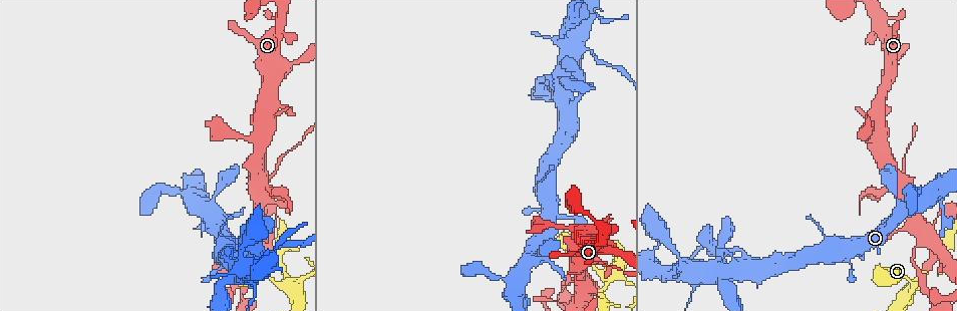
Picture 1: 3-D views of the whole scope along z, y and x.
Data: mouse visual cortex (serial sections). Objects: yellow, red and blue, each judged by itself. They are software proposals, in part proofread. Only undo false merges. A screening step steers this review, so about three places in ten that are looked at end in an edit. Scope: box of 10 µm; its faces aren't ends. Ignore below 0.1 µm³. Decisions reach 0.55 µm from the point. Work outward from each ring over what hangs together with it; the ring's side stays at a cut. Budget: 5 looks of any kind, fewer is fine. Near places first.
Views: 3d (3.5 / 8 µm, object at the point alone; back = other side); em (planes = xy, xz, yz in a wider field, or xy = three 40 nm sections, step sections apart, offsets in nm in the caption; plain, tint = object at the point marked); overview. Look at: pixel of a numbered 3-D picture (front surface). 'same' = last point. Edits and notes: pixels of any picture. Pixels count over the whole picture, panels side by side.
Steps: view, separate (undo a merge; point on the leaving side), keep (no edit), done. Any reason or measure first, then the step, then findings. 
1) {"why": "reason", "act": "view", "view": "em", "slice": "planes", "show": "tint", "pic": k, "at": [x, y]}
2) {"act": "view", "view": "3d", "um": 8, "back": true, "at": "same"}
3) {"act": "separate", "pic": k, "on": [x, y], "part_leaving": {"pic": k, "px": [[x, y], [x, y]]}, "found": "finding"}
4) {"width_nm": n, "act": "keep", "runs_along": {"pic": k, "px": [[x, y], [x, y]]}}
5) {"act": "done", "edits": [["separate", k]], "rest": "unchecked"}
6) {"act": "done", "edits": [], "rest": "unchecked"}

{"why": "abrupt turn", "act": "view", "view": "3d", "um": 3.5, "pic": 1, "at": [265, 186]}

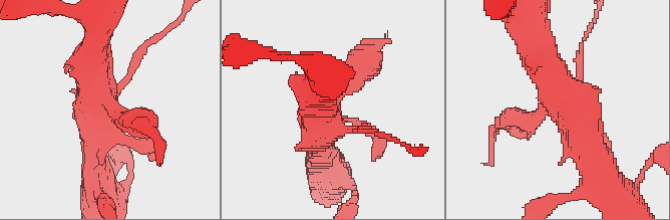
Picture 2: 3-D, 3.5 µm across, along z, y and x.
{"act": "view", "view": "em", "slice": "planes", "show": "tint", "pic": 2, "at": [550, 105]}

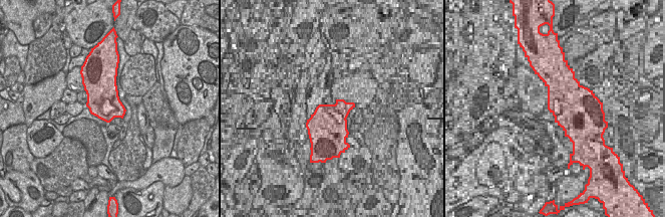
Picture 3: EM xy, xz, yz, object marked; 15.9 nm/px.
{"act": "keep", "runs_along": {"pic": 2, "px": [[526, 36], [570, 101], [585, 154]]}, "found": "all the same cell"}

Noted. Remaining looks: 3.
{"why": "four or more arms meet", "act": "view", "view": "3d", "um": 3.5, "back": true, "pic": 1, "at": [285, 284]}

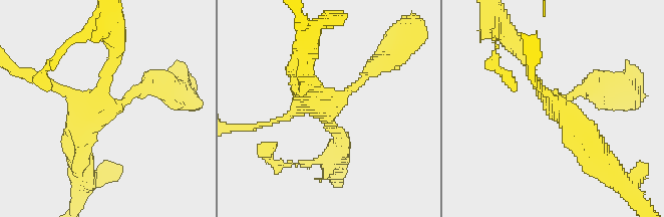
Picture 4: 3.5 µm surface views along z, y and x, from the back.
{"arms": 4, "arm_widths_nm": [100, 150, 200, 400], "act": "view", "view": "em", "slice": "xy", "step": 1, "show": "tint", "pic": 4, "at": [333, 103]}

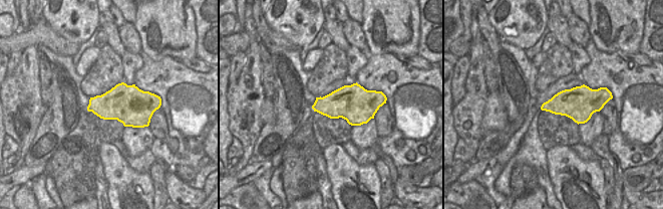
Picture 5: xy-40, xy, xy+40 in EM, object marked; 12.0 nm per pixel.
{"act": "keep", "runs_along": {"pic": 4, "px": [[153, 78], [119, 105], [91, 105], [76, 143]]}, "found": "all the same cell"}

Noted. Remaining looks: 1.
{"act": "done", "edits": [], "rest": "unchecked"}

